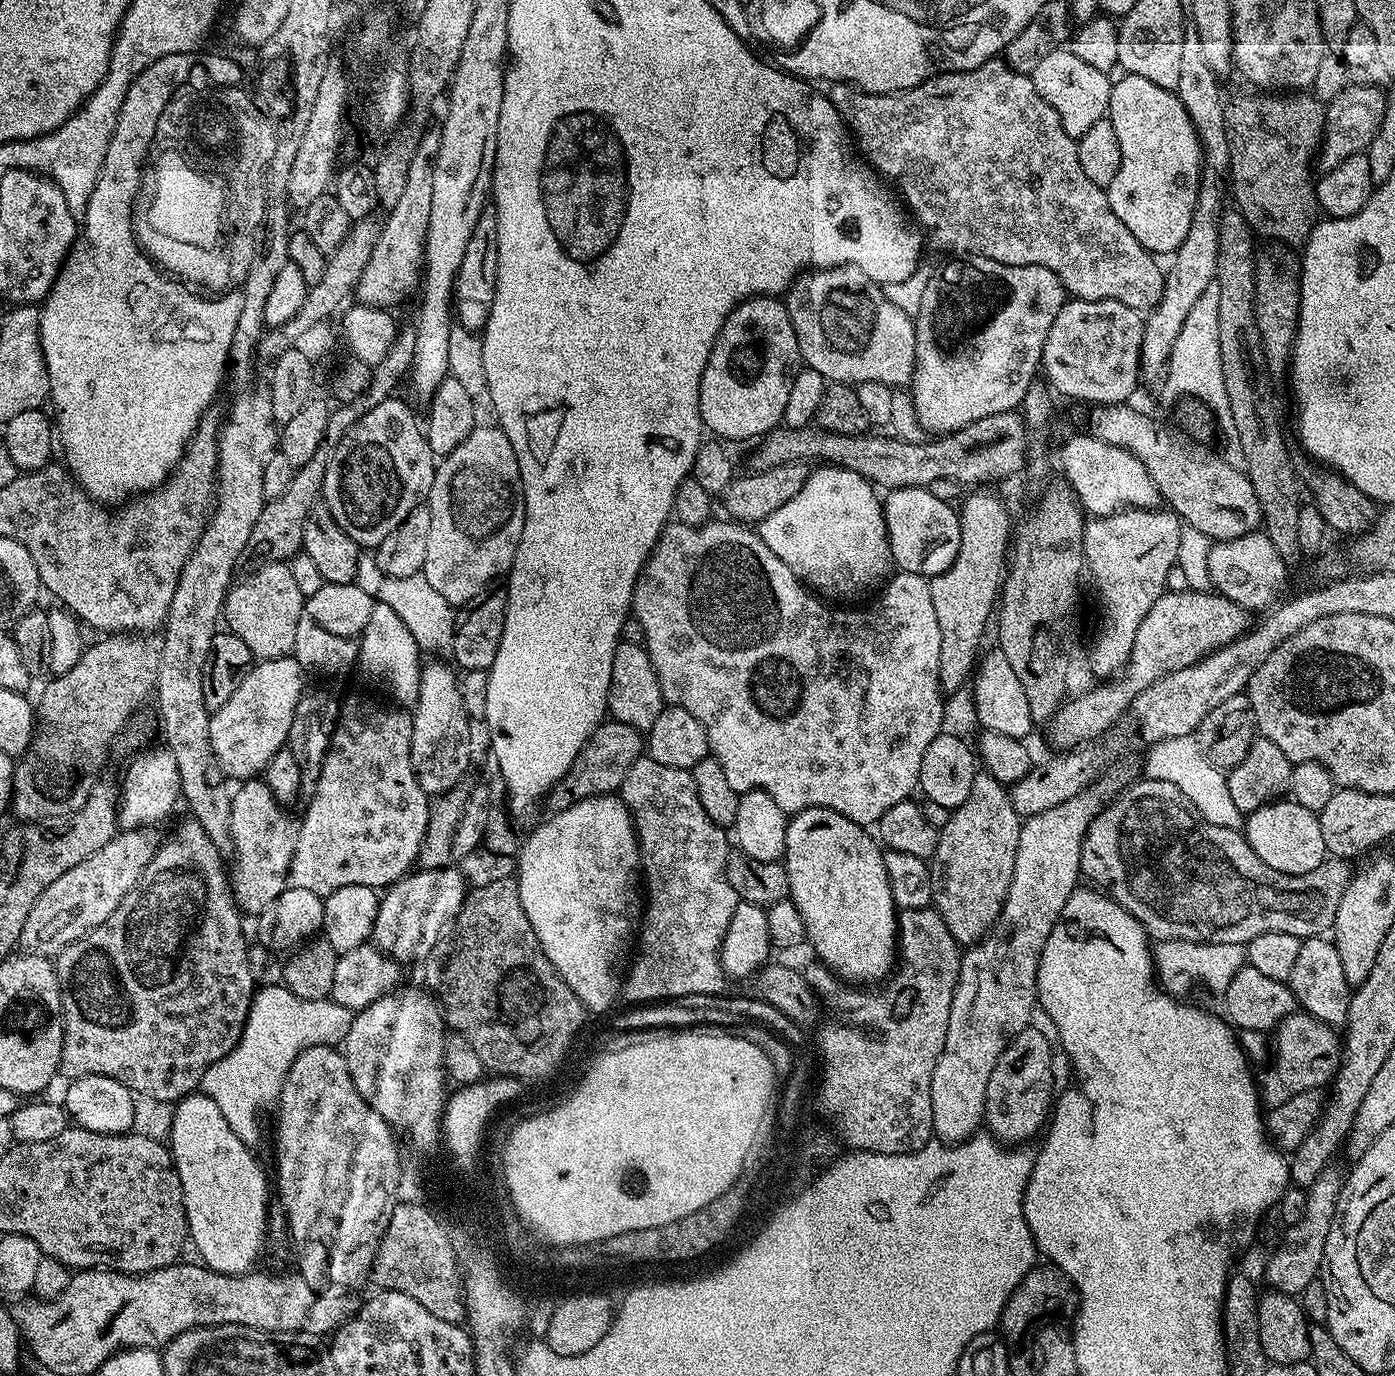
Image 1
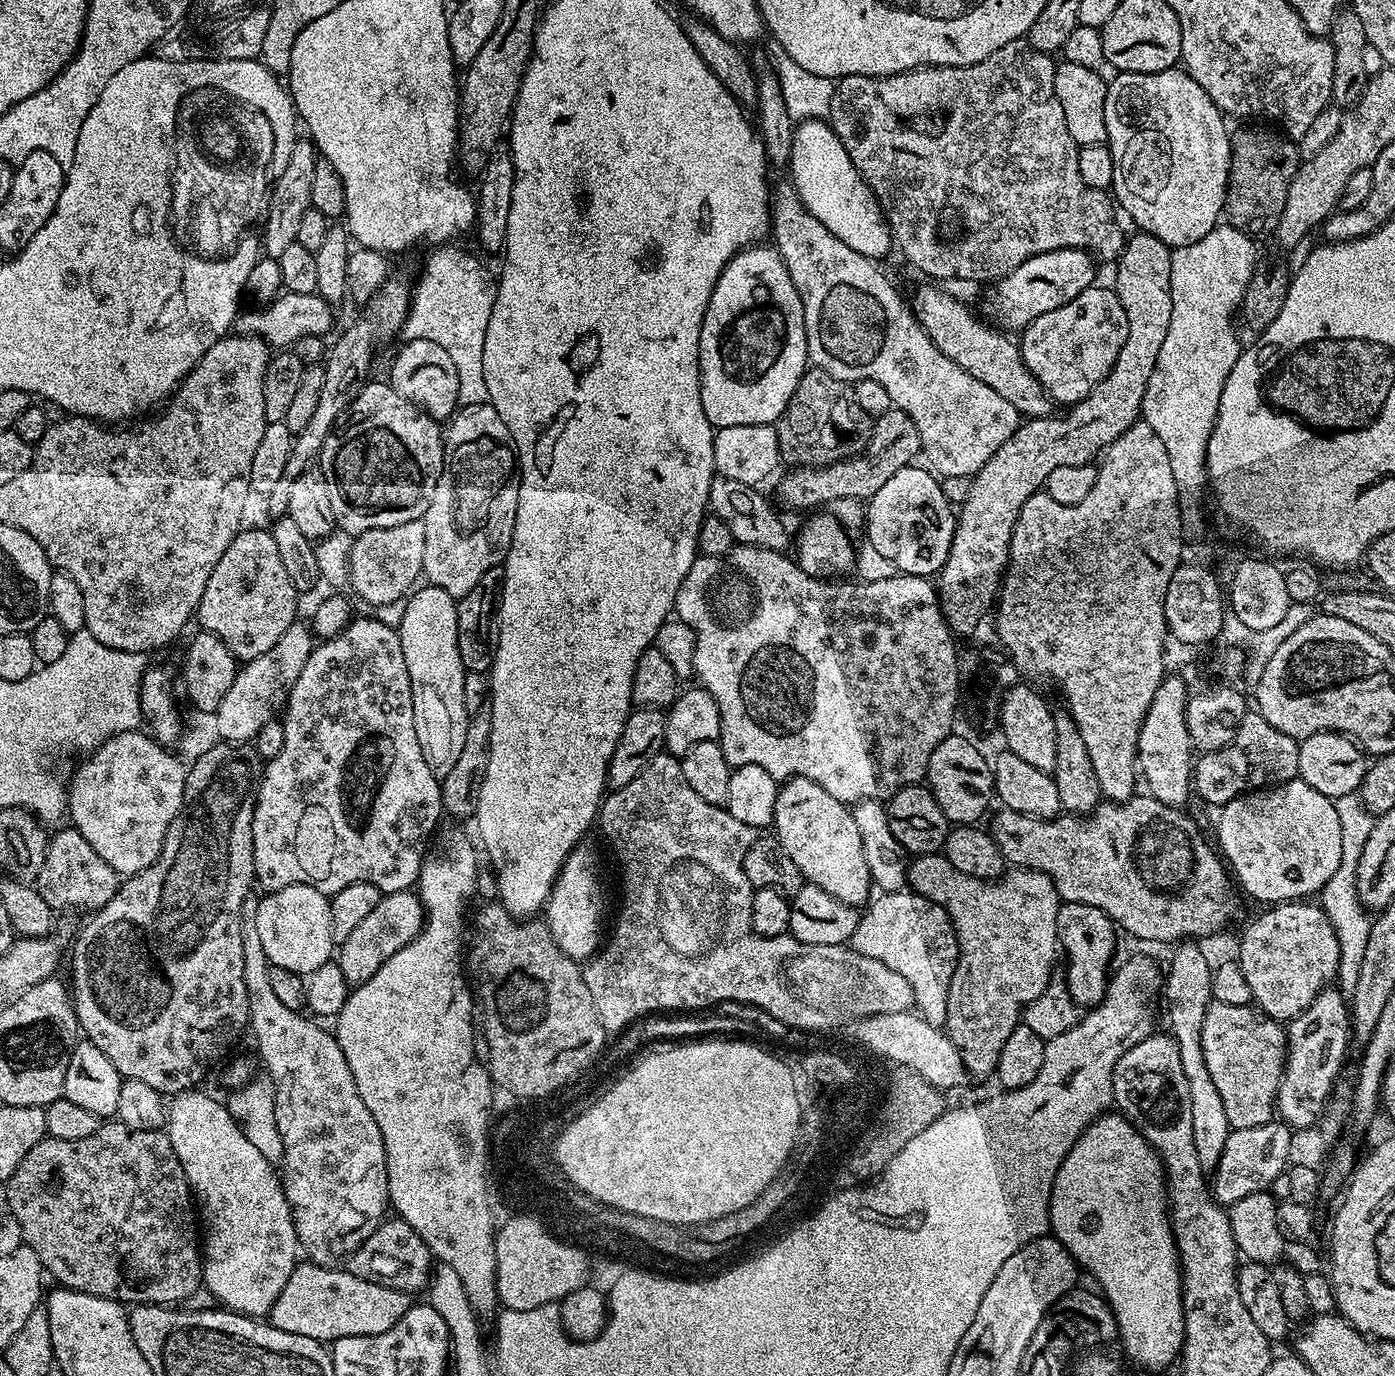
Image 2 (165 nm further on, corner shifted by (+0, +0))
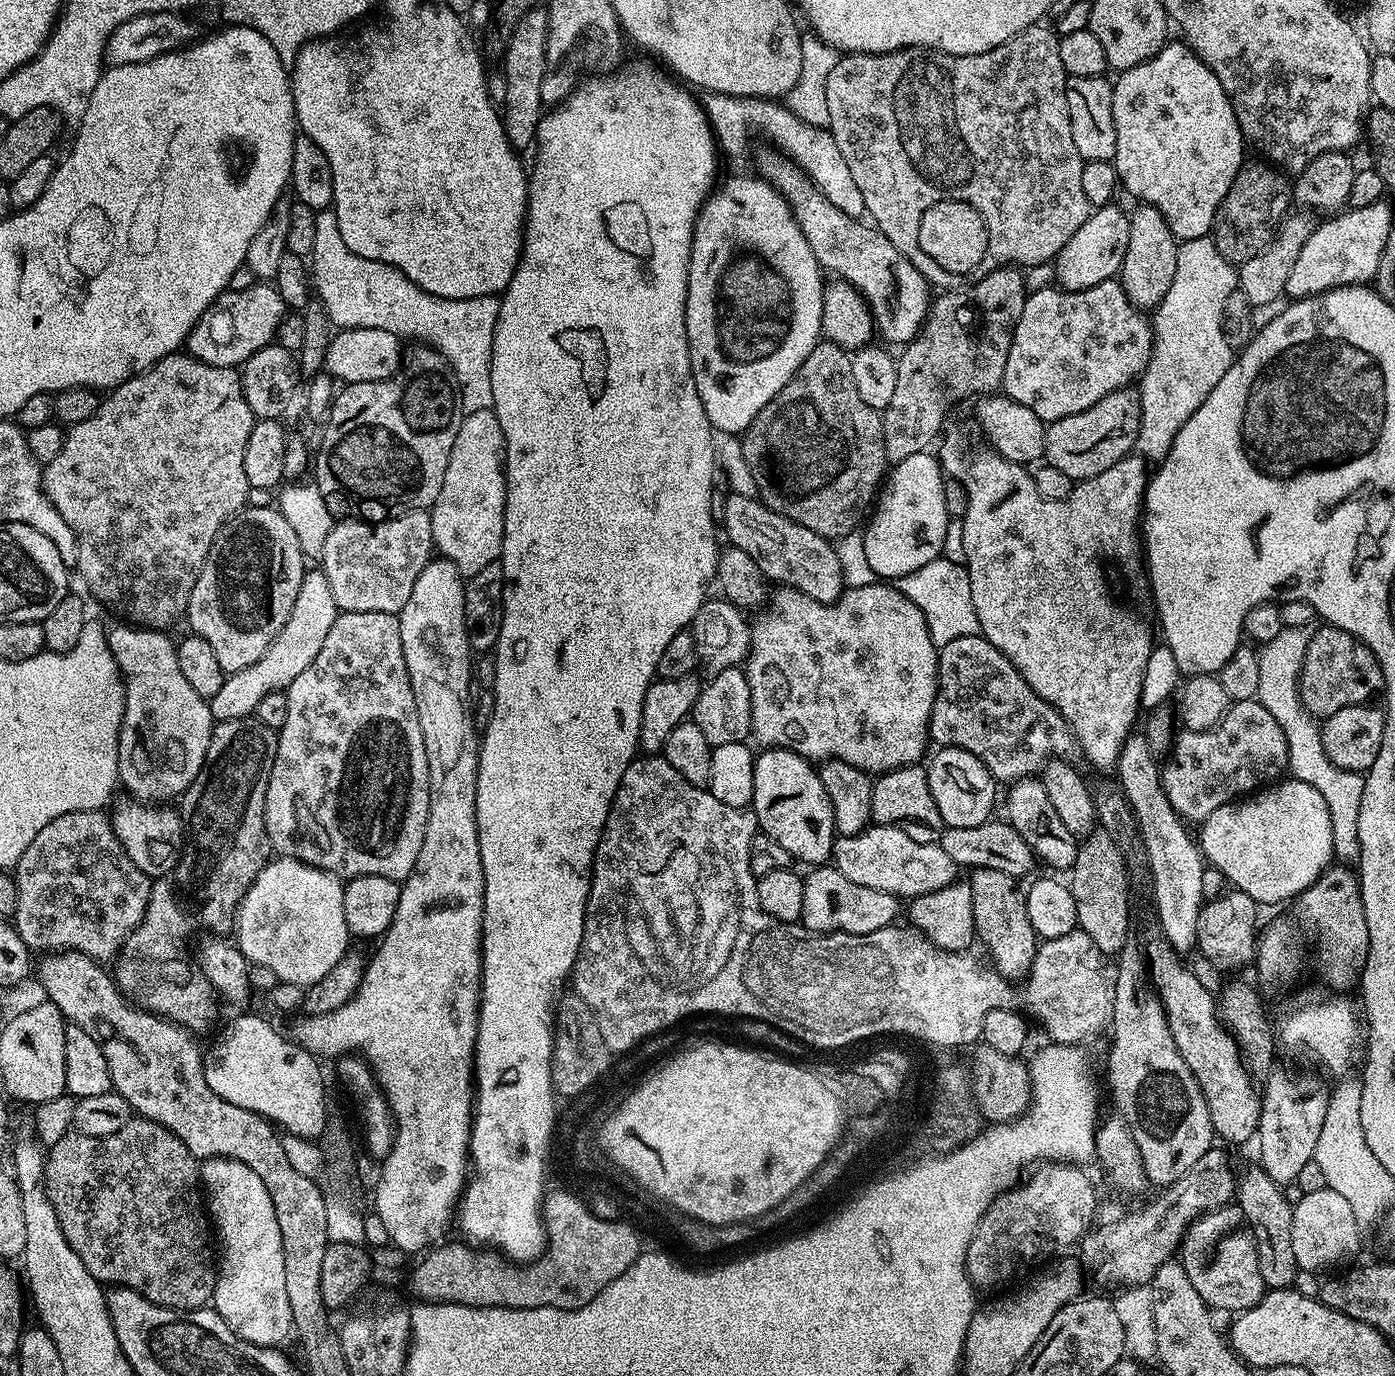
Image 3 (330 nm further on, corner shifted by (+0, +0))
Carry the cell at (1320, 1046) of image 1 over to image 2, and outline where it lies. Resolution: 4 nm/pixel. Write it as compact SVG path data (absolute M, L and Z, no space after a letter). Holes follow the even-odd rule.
M1213 1002L1206 1010L1206 1022L1202 1022L1200 1045L1202 1058L1206 1058L1206 1070L1210 1070L1210 1082L1214 1082L1218 1095L1222 1097L1229 1129L1269 1124L1276 1112L1276 1092L1284 1078L1284 1060L1288 1056L1285 1025L1255 1006L1226 1006Z

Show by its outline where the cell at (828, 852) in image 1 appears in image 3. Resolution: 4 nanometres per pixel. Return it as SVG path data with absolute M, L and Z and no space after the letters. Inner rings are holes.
M788 748L763 749L764 753L755 757L754 766L754 794L750 805L751 811L756 814L759 831L765 836L774 838L778 846L782 846L792 855L793 861L800 860L807 866L820 866L831 857L832 846L838 835L834 822L834 810L830 806L830 794L826 794L826 786L822 786L819 771L804 757Z

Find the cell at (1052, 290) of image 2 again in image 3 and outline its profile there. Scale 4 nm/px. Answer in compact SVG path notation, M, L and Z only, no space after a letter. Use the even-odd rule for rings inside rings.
M1115 203L1105 208L1097 208L1078 226L1078 234L1066 242L1066 246L1054 261L1059 287L1077 292L1090 286L1098 286L1102 282L1113 279L1119 273L1122 262L1126 258L1126 246L1130 246L1129 213L1116 208Z

